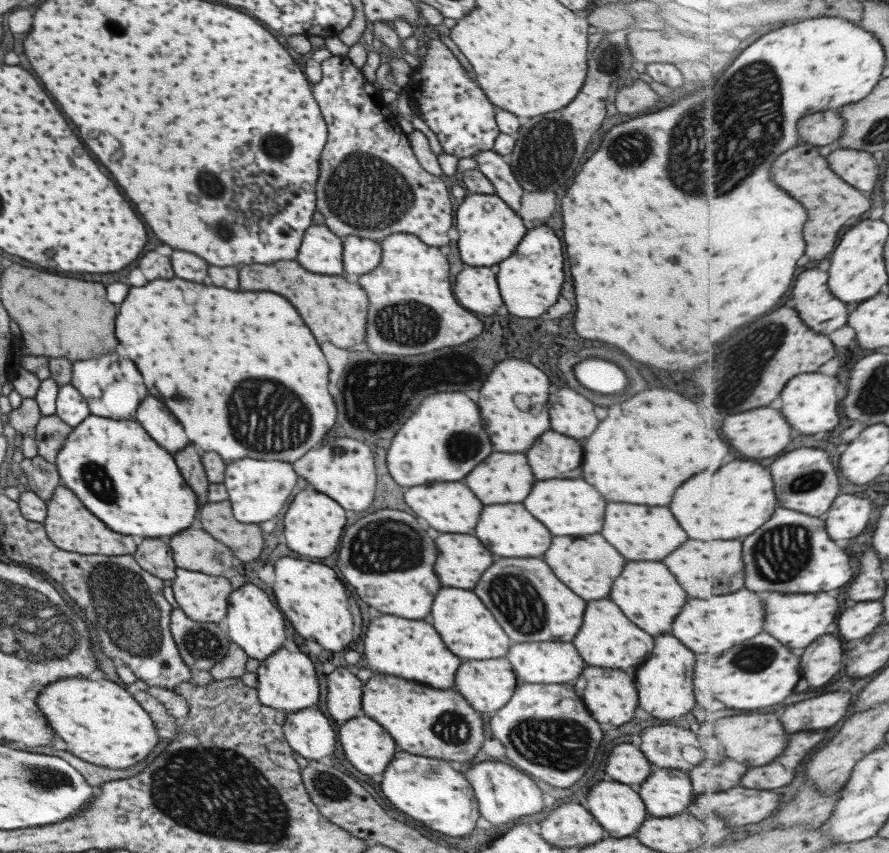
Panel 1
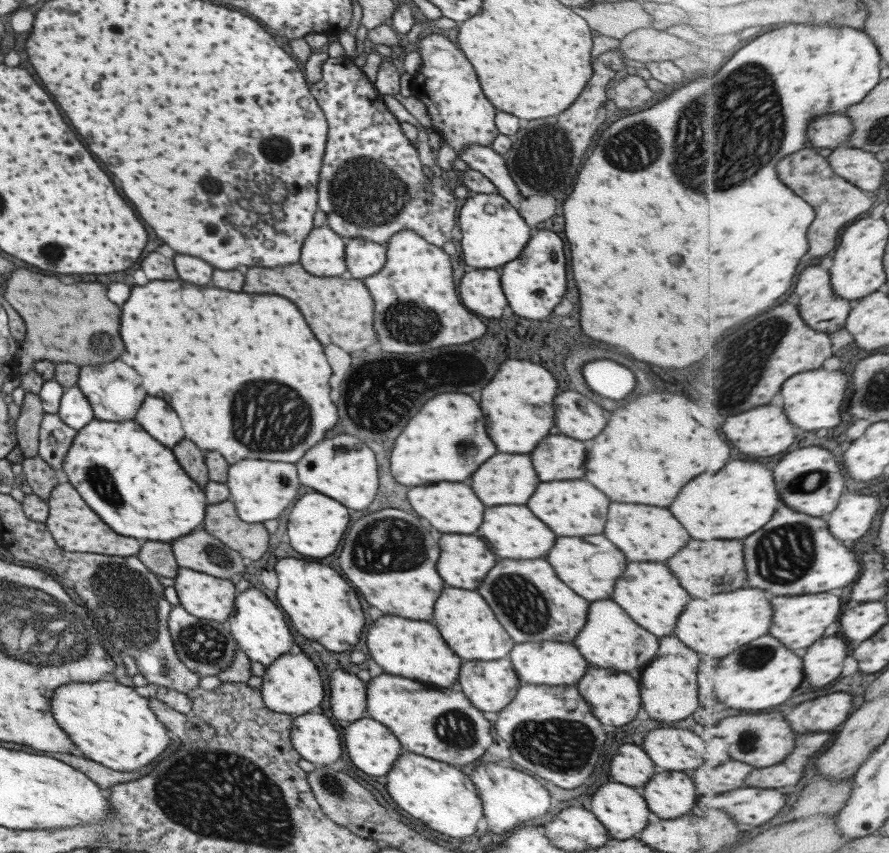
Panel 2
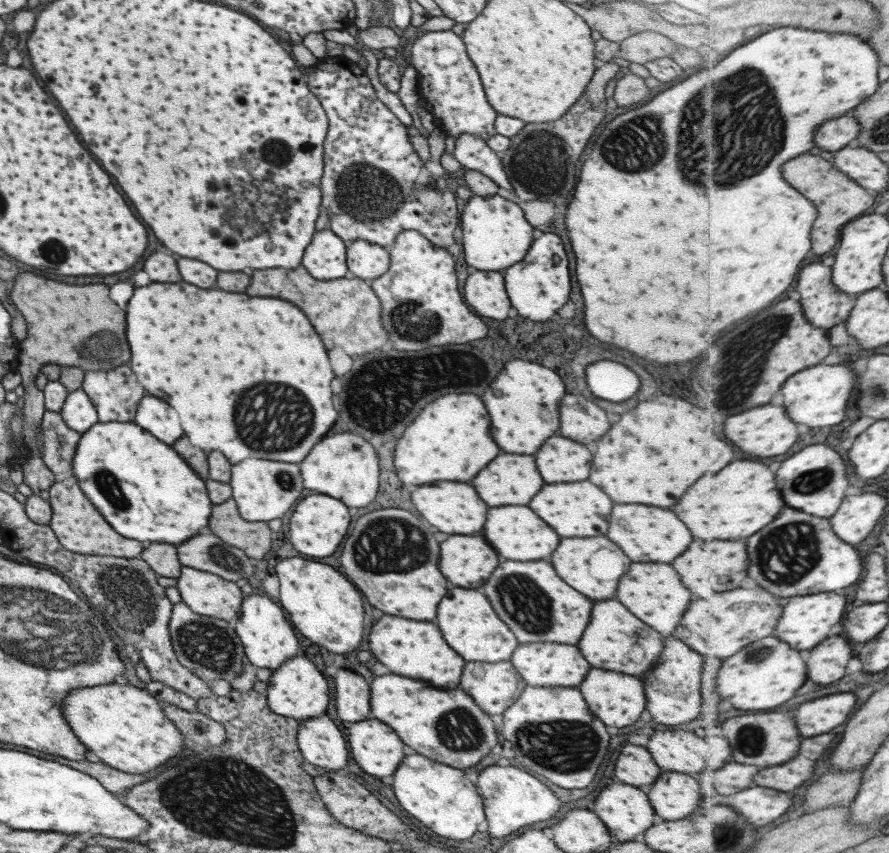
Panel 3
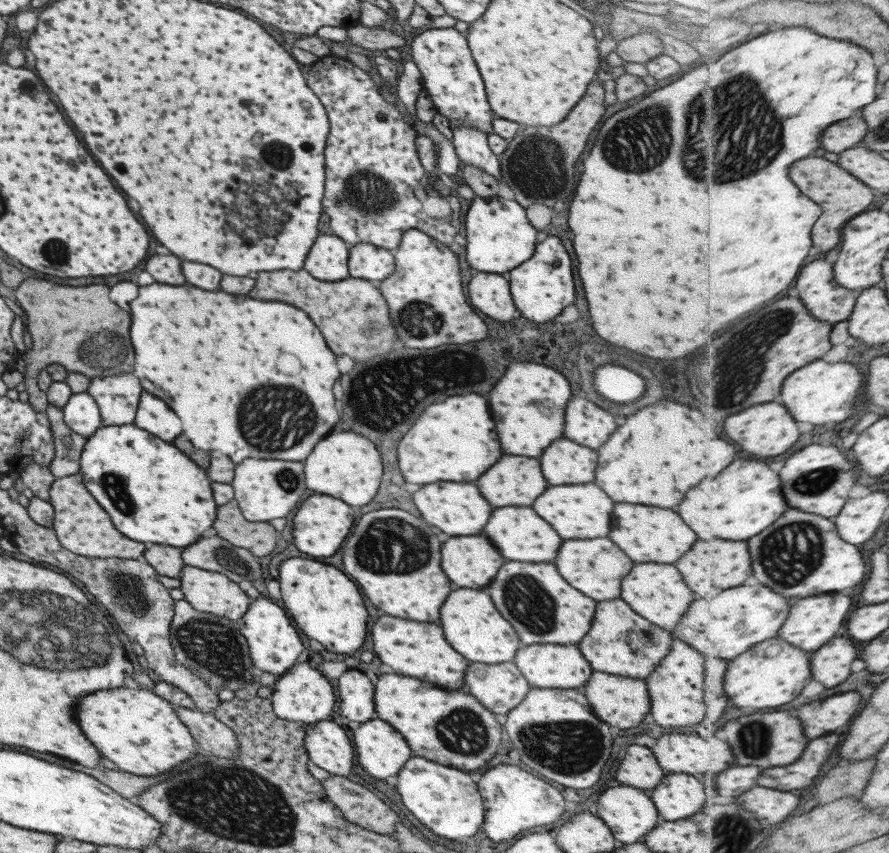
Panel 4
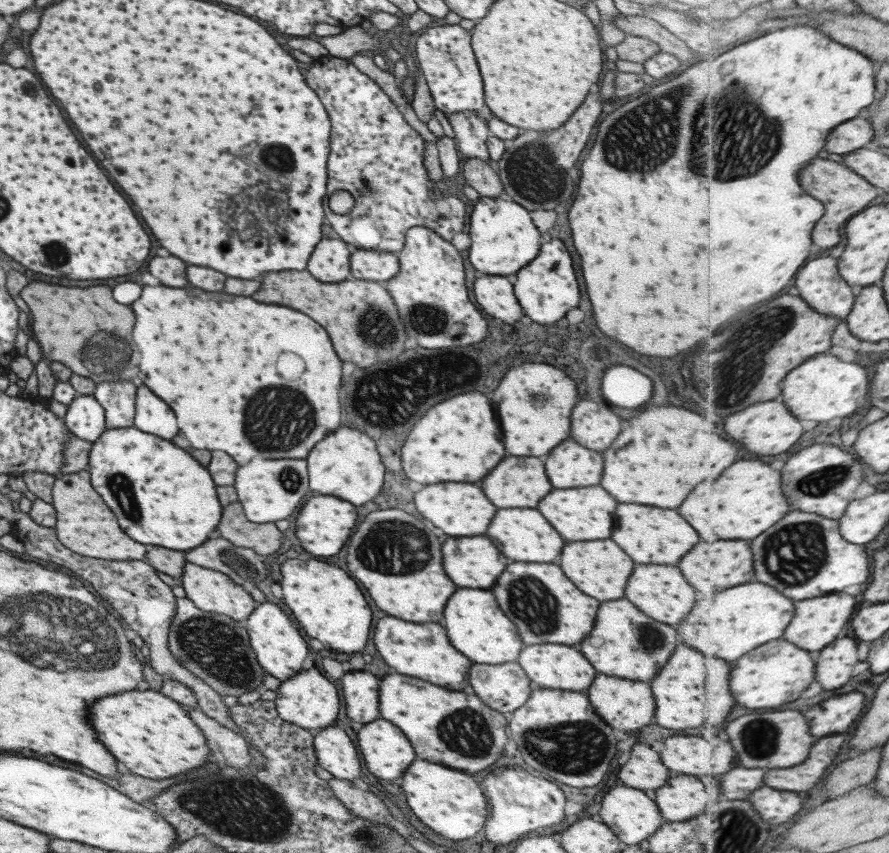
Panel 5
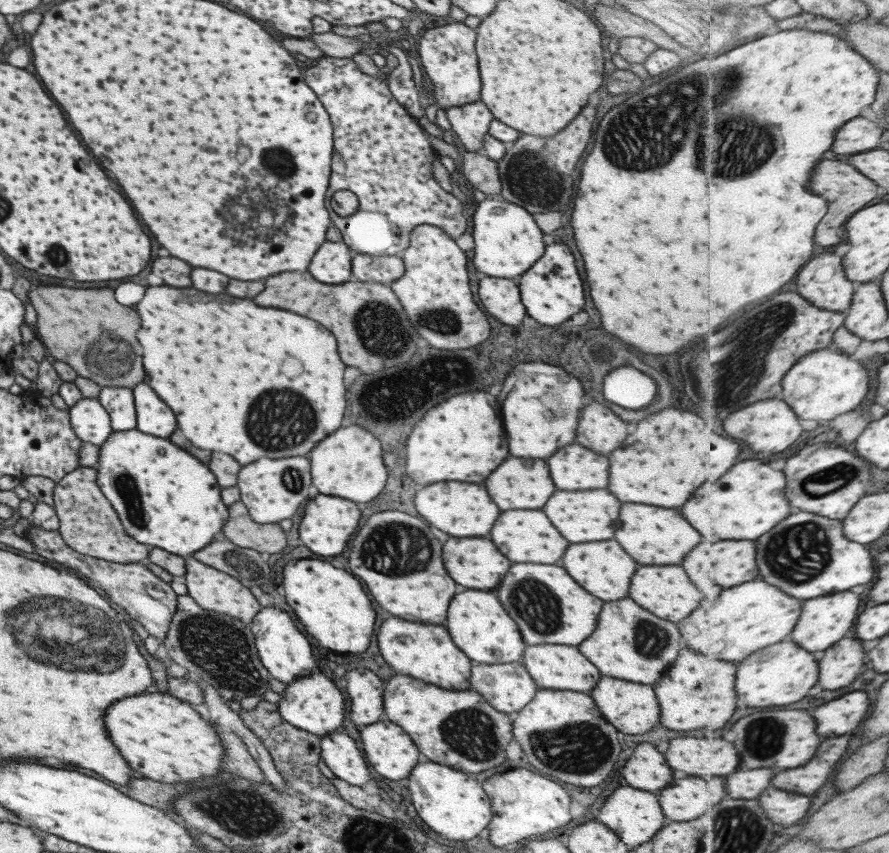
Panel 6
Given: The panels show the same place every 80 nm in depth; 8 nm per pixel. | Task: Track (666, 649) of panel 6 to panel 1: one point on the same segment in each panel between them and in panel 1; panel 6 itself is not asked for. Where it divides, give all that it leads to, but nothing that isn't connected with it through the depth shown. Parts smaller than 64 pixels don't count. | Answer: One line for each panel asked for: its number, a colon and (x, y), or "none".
1: (606, 638)
2: (610, 639)
3: (613, 640)
4: (619, 642)
5: (625, 643)

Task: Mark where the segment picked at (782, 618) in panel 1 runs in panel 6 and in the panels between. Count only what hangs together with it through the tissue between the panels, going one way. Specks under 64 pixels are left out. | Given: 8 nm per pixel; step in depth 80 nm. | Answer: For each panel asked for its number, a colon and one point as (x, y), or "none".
2: (801, 620)
3: (808, 620)
4: (815, 621)
5: (819, 621)
6: (826, 620)

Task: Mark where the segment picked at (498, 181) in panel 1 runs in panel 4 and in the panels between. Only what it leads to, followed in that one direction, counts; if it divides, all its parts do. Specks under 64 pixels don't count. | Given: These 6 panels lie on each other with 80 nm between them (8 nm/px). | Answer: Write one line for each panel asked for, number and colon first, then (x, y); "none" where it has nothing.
2: (482, 159)
3: (471, 152)
4: (470, 146)

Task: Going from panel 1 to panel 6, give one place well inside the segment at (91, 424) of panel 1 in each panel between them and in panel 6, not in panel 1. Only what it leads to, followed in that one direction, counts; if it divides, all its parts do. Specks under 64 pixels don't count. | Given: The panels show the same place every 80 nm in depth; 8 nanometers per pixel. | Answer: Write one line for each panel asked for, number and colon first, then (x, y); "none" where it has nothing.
2: (134, 484)
3: (110, 458)
4: (177, 508)
5: (160, 496)
6: (176, 500)

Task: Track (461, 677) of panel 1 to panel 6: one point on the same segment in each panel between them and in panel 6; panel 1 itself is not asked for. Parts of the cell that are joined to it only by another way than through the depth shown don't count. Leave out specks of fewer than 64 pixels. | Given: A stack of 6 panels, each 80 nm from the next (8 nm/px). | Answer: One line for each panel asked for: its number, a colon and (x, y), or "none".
2: (490, 686)
3: (495, 686)
4: (499, 688)
5: (505, 687)
6: (506, 687)

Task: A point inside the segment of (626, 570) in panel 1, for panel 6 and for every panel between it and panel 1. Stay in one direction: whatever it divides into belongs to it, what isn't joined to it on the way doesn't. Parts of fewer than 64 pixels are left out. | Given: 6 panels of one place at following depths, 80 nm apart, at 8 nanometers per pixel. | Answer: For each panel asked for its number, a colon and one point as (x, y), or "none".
2: (648, 592)
3: (651, 591)
4: (656, 591)
5: (660, 592)
6: (665, 591)

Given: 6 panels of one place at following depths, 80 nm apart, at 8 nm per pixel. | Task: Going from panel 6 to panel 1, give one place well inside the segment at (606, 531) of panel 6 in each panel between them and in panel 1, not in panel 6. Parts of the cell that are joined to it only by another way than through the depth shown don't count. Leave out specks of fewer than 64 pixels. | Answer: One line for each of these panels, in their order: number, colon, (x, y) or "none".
1: (565, 507)
2: (575, 508)
3: (573, 509)
4: (584, 511)
5: (578, 513)

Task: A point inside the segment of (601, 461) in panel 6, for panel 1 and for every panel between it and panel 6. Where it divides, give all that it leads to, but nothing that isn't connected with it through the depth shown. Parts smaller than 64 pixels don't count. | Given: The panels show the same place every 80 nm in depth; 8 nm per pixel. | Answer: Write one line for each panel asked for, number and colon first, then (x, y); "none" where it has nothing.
1: (553, 455)
2: (554, 458)
3: (559, 460)
4: (565, 460)
5: (568, 465)

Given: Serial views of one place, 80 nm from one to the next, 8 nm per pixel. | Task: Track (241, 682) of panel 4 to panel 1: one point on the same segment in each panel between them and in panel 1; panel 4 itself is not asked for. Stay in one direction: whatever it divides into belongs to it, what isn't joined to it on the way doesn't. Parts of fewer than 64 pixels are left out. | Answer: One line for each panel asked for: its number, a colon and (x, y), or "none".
1: (200, 645)
2: (205, 647)
3: (208, 647)

